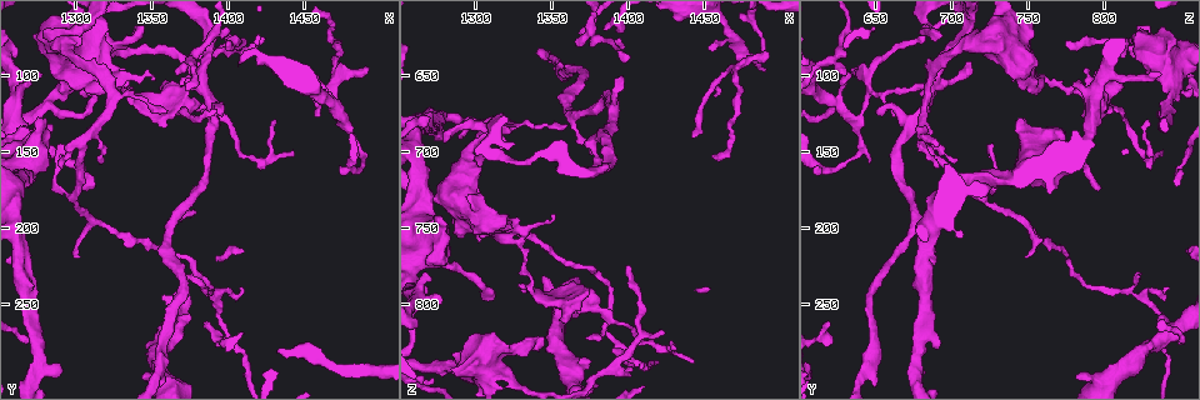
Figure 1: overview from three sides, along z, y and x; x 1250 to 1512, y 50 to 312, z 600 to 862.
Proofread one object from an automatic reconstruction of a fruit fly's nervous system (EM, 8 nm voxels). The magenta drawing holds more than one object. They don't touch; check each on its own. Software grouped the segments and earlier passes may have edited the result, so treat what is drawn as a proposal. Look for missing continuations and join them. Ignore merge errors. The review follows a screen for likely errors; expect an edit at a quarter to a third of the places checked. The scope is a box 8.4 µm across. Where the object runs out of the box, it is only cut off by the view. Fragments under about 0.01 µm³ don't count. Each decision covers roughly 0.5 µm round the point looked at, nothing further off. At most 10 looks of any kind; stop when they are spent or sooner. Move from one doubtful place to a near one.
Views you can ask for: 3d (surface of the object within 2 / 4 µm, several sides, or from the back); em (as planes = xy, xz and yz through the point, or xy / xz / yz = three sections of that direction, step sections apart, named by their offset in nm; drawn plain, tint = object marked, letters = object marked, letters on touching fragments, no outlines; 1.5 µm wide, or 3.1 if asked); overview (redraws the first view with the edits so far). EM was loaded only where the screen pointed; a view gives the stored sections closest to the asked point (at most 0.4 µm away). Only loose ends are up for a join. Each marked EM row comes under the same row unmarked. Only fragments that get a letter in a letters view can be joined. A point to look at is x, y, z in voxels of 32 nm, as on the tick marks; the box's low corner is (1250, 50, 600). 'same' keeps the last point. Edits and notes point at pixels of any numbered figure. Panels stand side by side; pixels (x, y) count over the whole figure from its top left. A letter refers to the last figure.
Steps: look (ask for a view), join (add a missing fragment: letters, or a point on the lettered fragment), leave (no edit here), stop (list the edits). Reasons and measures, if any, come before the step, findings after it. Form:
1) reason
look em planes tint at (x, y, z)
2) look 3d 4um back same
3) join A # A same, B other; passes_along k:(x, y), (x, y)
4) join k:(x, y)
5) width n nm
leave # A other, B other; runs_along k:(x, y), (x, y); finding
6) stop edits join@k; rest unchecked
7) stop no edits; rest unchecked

an open end
look 3d 2um at (1444, 152, 838)

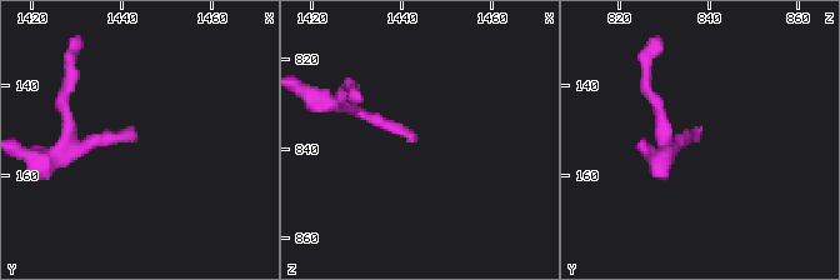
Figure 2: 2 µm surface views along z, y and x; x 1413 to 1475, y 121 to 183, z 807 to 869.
look em planes tint at (1443, 153, 838)

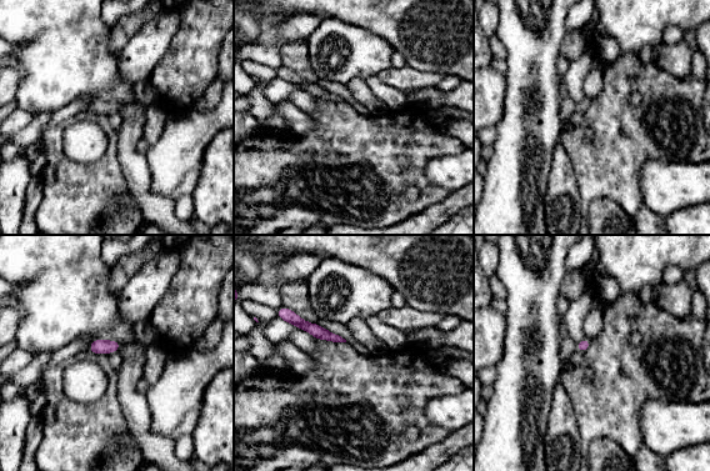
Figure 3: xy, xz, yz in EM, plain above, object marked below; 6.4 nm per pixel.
see the neighbours
look em planes letters same

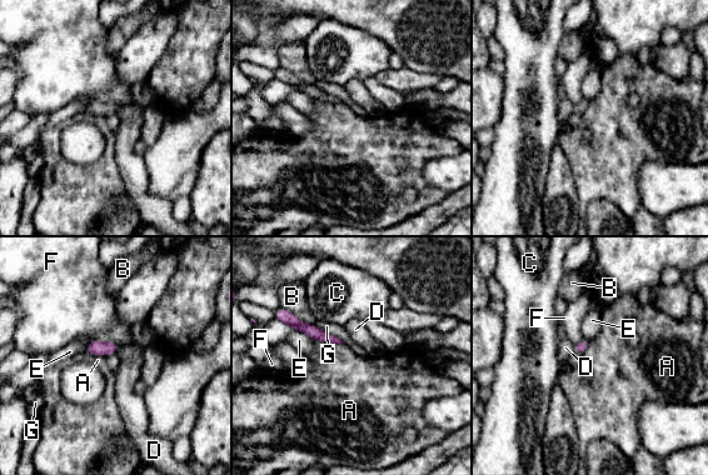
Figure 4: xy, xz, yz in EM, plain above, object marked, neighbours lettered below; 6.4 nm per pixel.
leave # A other, B other, C other, D other, E other, F other, G other; border 4:(314, 325), (338, 336), (344, 343); none of them fits

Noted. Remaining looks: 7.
look em planes letters at (1402, 74, 844)

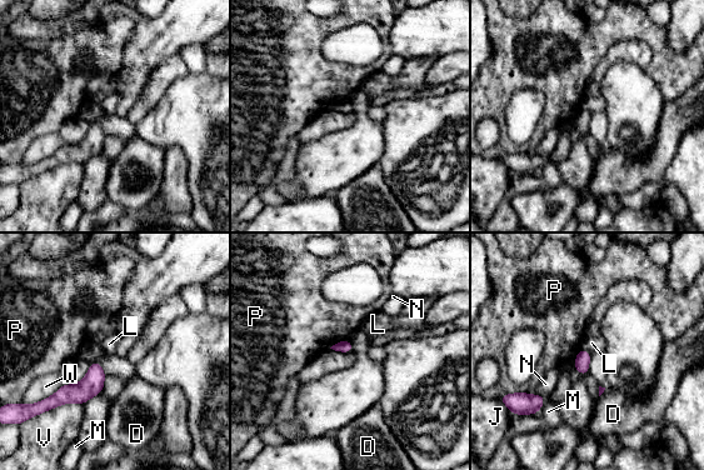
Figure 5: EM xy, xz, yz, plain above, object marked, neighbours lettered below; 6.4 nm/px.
width 80 nm
leave # D other, J other, L other, M other, N other, P other, V other, W other; runs_along 5:(98, 366), (78, 393), (53, 400); none of them fits

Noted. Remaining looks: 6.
thin end
look 3d 4um at (1490, 92, 638)

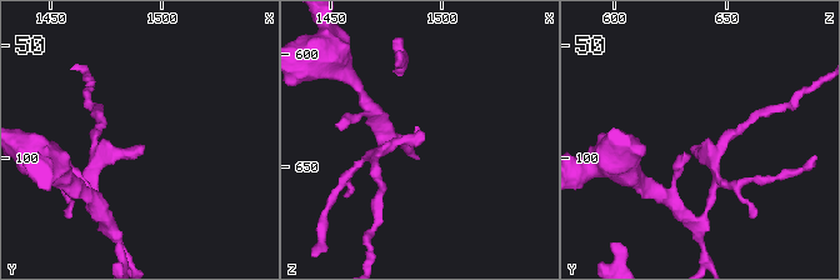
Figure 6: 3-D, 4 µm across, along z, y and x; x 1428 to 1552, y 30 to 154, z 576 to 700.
need the tissue
look em planes tint at (1491, 95, 636)

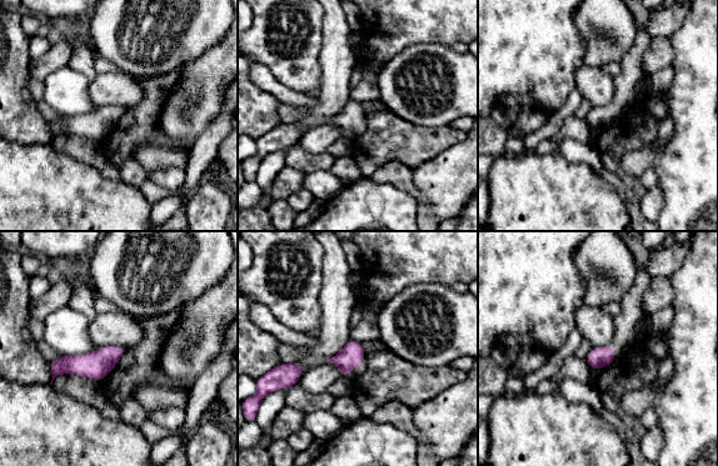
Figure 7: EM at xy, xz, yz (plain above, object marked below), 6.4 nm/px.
look em planes letters same

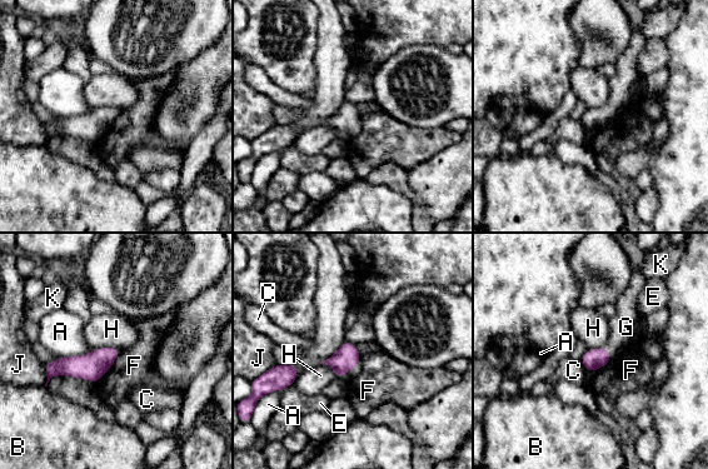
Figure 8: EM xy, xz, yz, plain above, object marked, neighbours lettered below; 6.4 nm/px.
width 130 nm
join G # A other, B other, C other, E other, F other, G same, H other, J other, K other; the neuron continues

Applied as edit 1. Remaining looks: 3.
look overview

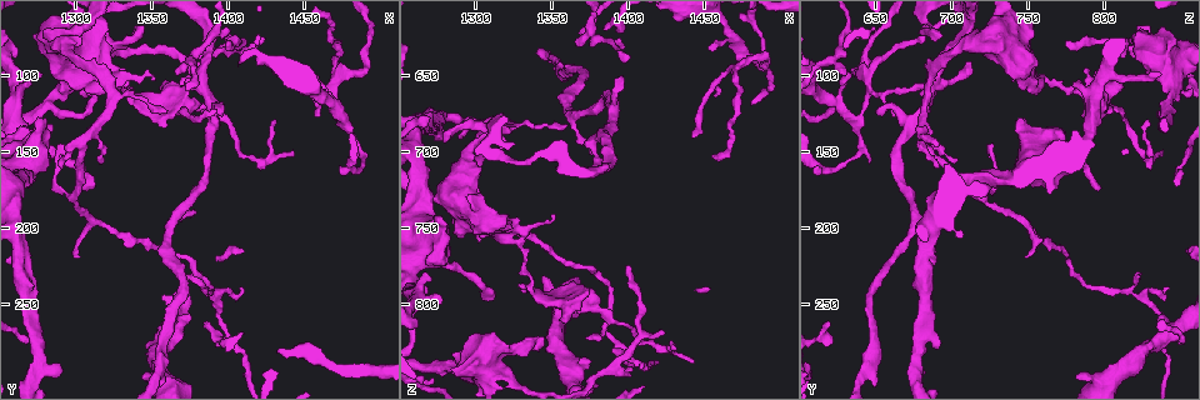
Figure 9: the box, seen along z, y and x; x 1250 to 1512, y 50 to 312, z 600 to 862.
an open end
look 3d 4um at (1290, 290, 680)

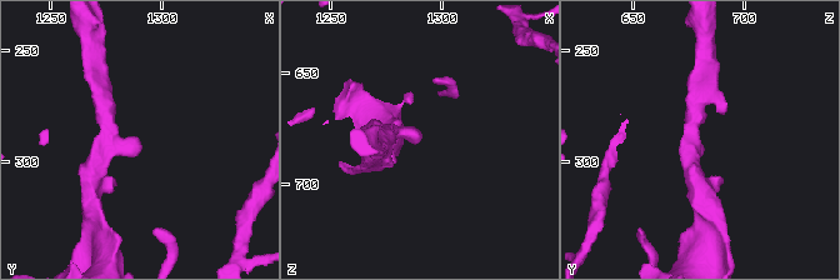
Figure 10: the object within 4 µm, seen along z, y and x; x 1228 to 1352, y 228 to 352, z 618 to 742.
arm_widths 260, 280 nm; need the tissue
look em planes letters at (1288, 289, 679)

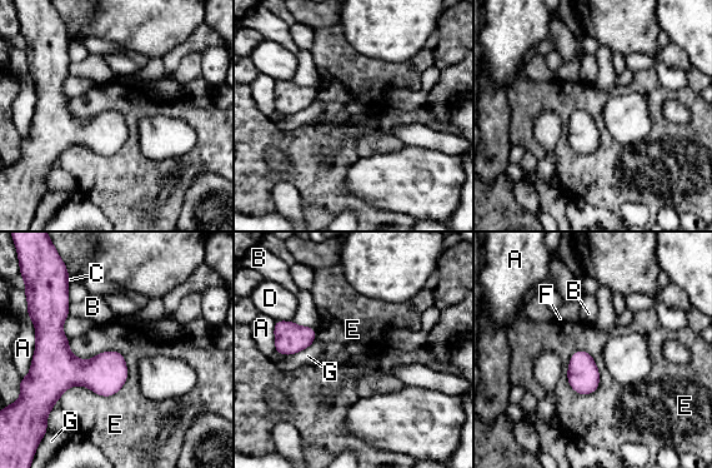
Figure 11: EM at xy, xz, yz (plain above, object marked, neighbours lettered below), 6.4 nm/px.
width 160 nm
leave # A other, B other, C other, D other, E other, F other, G other; border 11:(123, 354), (115, 393), (58, 401); no lettered fragment goes on from it

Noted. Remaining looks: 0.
stop edits join@8; rest unchecked

